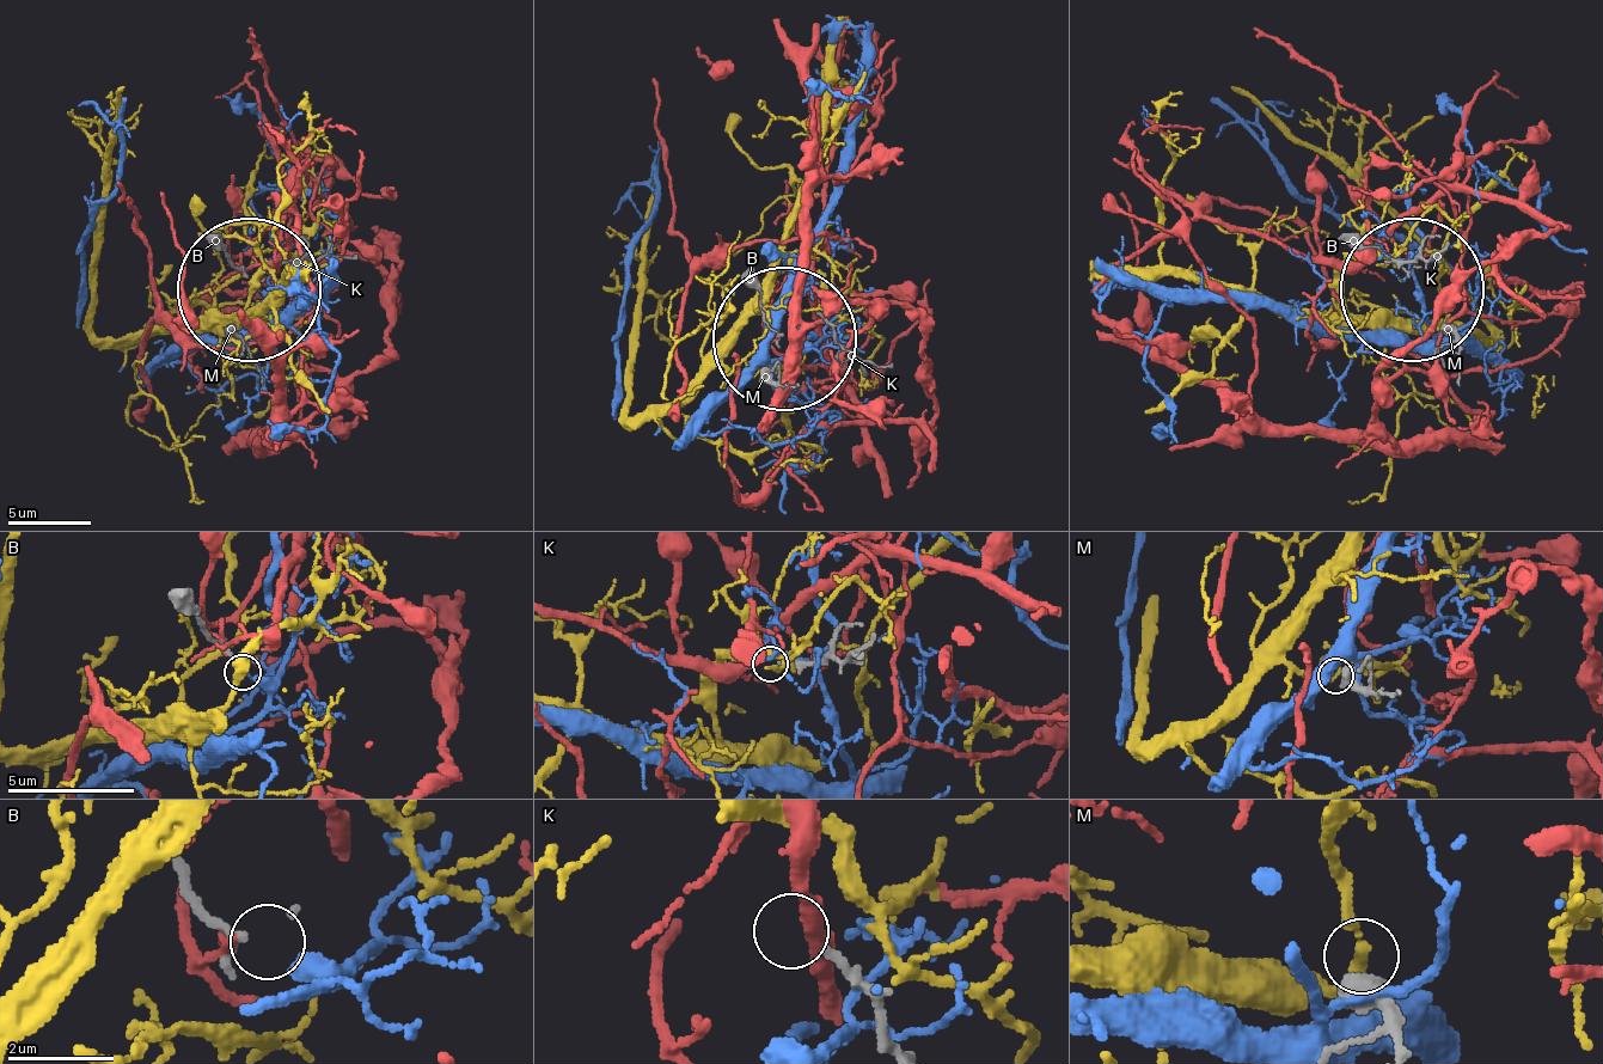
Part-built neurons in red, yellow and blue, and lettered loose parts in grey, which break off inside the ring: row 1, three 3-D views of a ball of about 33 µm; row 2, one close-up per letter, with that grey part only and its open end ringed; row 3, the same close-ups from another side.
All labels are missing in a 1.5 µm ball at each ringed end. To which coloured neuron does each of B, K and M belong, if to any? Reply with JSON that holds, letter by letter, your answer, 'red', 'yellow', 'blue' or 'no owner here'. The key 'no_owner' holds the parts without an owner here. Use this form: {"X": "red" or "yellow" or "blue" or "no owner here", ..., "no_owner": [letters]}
{"B": "blue", "K": "no owner here", "M": "yellow", "no_owner": ["K"]}

